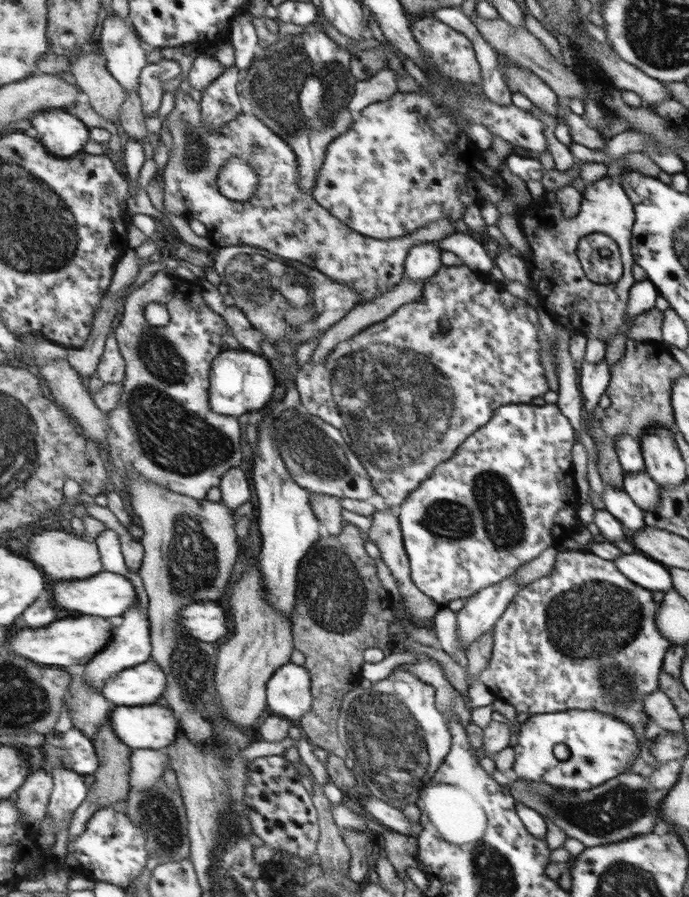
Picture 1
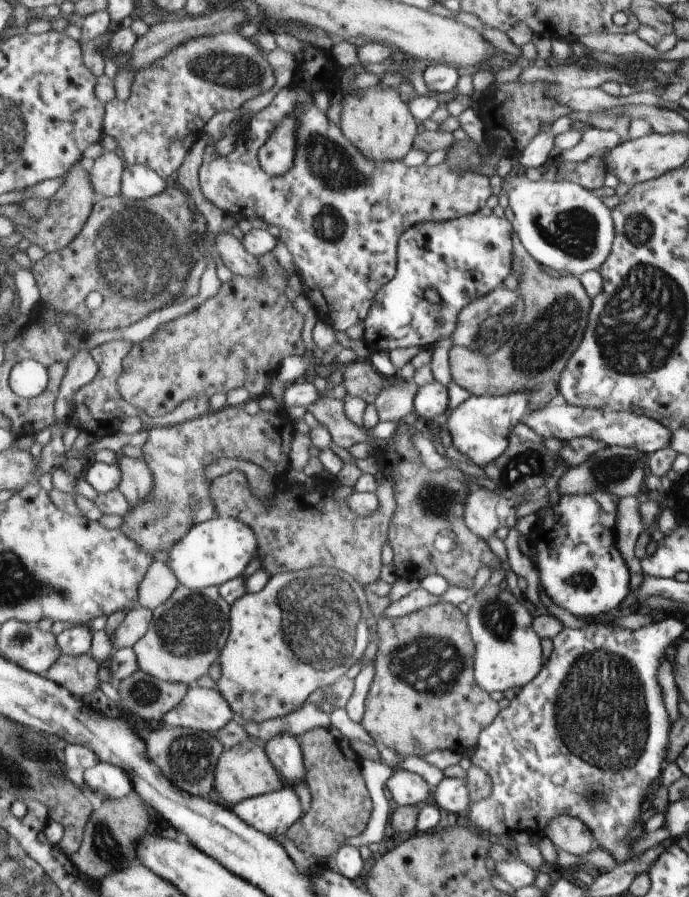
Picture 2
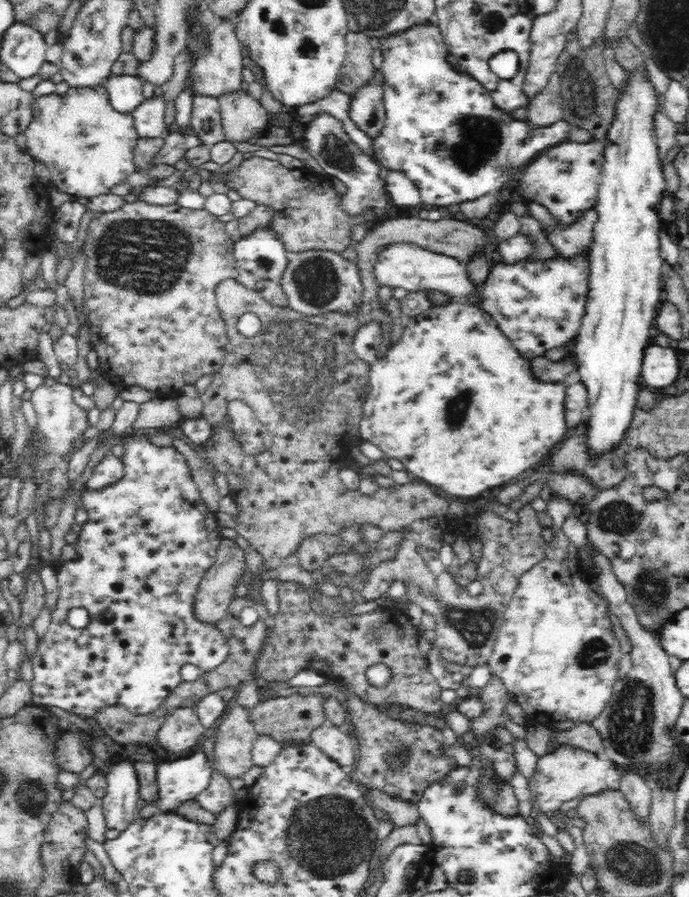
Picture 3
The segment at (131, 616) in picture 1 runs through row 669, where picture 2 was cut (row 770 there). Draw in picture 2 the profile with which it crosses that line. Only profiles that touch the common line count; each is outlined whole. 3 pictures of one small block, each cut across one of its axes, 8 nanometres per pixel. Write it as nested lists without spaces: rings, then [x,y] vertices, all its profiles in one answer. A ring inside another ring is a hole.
[[[100,762],[85,771],[84,777],[91,790],[102,794],[106,800],[126,798],[136,791],[130,772],[116,764]]]

